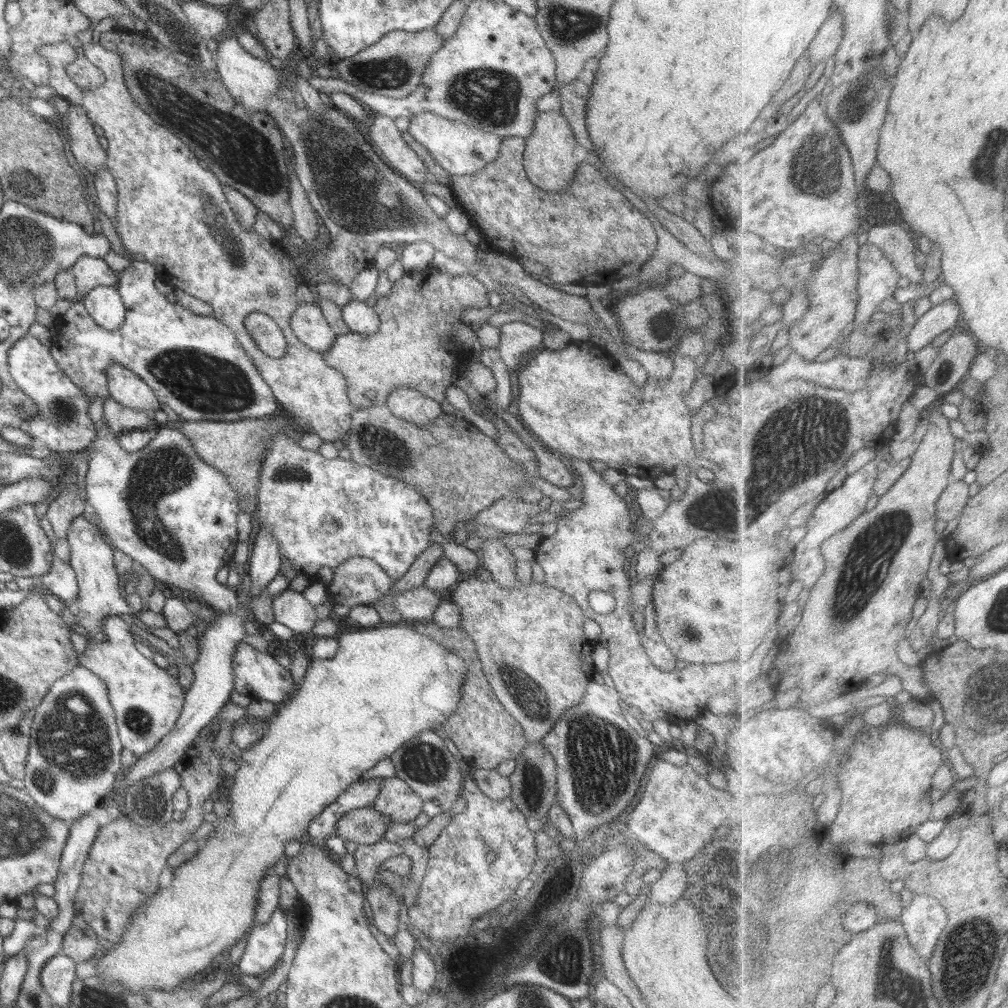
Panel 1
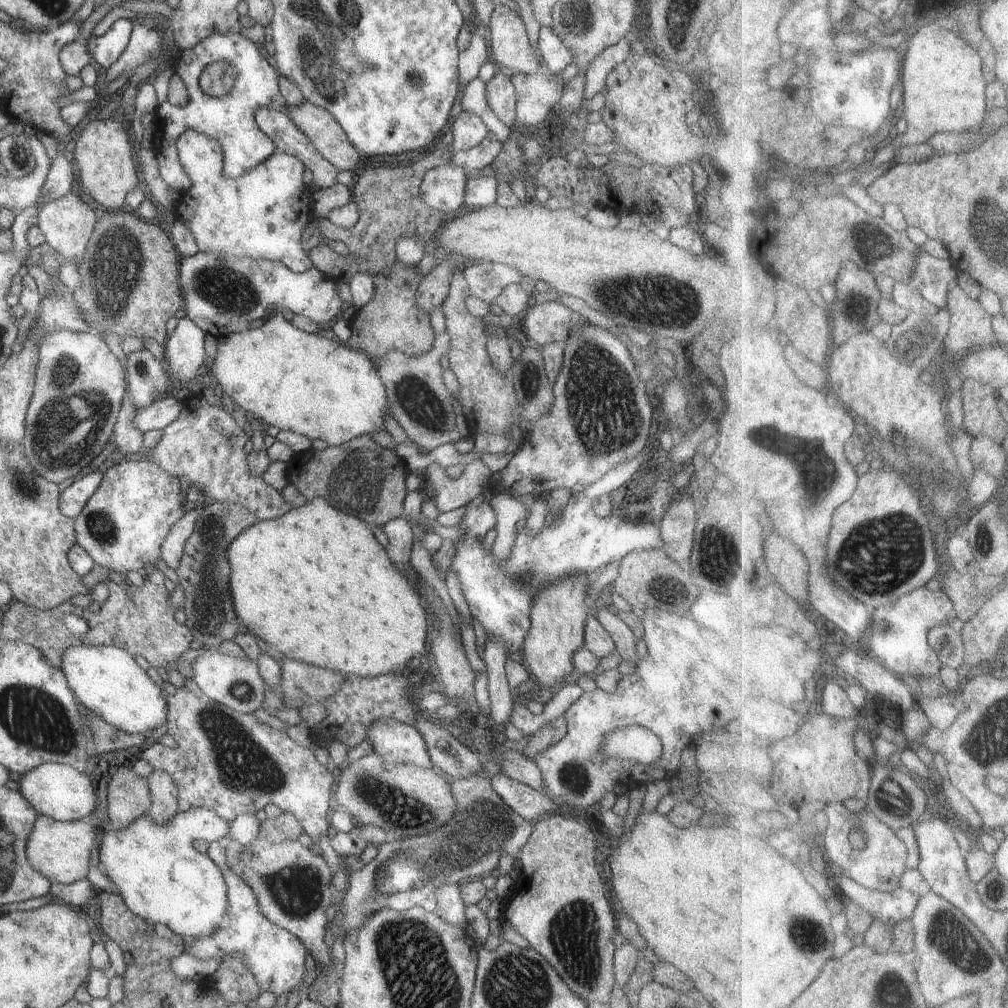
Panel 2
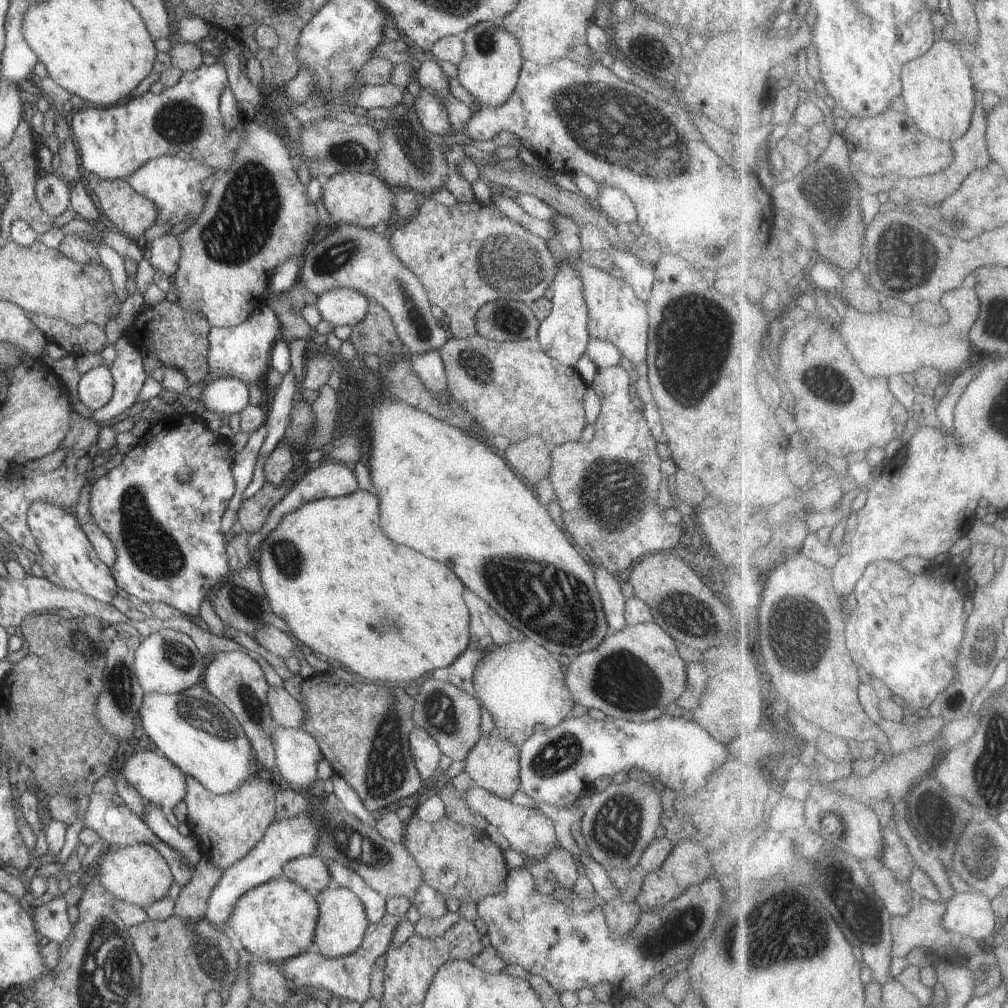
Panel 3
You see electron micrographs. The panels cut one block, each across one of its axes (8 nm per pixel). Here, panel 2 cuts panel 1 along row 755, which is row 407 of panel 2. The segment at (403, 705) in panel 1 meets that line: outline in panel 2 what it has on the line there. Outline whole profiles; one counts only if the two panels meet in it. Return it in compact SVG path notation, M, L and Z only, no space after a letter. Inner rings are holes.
M282 314L272 315L260 328L232 332L218 339L212 375L223 392L236 402L238 411L255 417L265 428L276 426L311 440L319 438L329 445L338 446L362 434L371 435L384 427L384 418L391 412L386 388L373 359L332 338L304 332Z

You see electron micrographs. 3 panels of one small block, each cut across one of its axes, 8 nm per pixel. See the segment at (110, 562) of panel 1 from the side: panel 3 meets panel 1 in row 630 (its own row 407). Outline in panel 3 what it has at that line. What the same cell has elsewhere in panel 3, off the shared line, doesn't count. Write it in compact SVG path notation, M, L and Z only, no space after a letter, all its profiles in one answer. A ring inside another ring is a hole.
M104 365L94 367L81 376L76 394L82 411L93 412L110 402L115 390L114 383L112 371Z

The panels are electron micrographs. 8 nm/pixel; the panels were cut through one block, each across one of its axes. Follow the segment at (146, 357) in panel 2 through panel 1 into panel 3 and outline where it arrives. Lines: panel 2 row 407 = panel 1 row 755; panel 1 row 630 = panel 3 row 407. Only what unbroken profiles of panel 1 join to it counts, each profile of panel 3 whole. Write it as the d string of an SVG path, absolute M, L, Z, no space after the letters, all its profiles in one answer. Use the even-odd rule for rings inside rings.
M122 337L115 343L117 348L116 360L109 368L114 379L114 394L102 408L86 413L98 422L112 425L113 422L123 418L134 406L136 396L144 381L149 376L144 371L144 362L139 348L128 338Z

